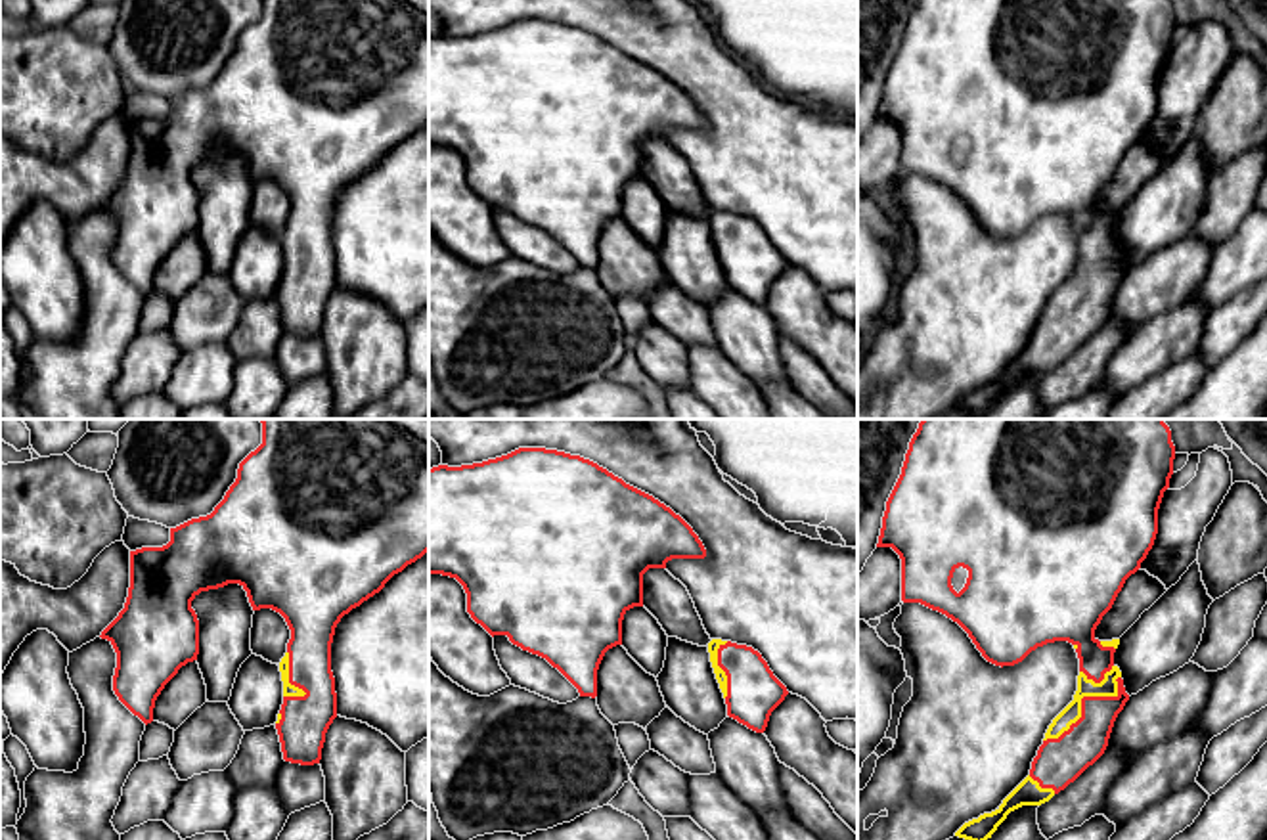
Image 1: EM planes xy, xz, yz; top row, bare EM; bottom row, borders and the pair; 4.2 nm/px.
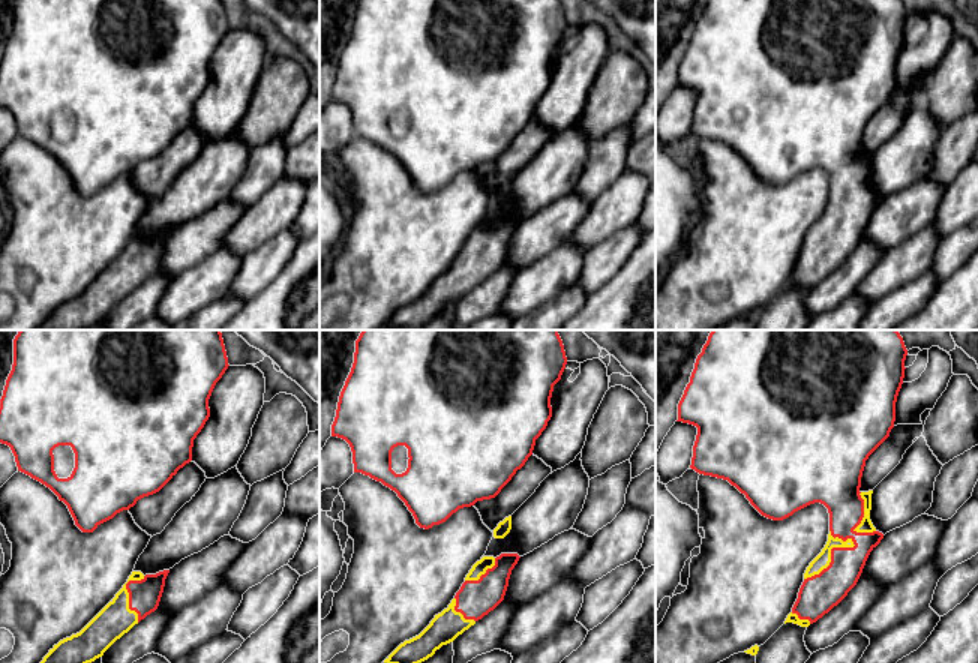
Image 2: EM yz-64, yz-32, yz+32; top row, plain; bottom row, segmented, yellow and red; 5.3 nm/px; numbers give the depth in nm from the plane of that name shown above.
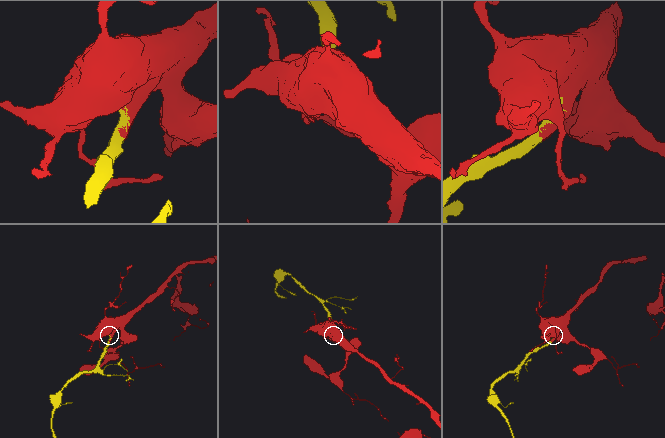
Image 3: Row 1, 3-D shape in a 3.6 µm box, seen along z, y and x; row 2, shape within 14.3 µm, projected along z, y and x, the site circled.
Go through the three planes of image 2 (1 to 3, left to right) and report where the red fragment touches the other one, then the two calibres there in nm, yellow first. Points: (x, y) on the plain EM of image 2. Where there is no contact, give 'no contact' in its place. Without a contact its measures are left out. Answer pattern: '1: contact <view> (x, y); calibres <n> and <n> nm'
1: contact yz-64 (128, 258); calibres 180 and 170 nm
2: contact yz-32 (482, 237); calibres 70 and 200 nm
3: contact yz+32 (830, 219); calibres 80 and 200 nm

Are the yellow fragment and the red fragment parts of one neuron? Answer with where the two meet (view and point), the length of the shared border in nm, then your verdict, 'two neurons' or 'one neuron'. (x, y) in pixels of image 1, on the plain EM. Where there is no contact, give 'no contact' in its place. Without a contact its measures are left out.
yz (1080, 272) | 420 nm | one neuron

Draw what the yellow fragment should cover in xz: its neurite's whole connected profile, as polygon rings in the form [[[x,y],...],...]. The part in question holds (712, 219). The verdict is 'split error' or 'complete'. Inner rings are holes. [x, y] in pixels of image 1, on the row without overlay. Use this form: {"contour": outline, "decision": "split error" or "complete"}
{"contour": [[[712,210],[708,224],[727,276],[727,287],[764,304],[771,283],[789,266],[787,258],[752,218]]], "decision": "split error"}

